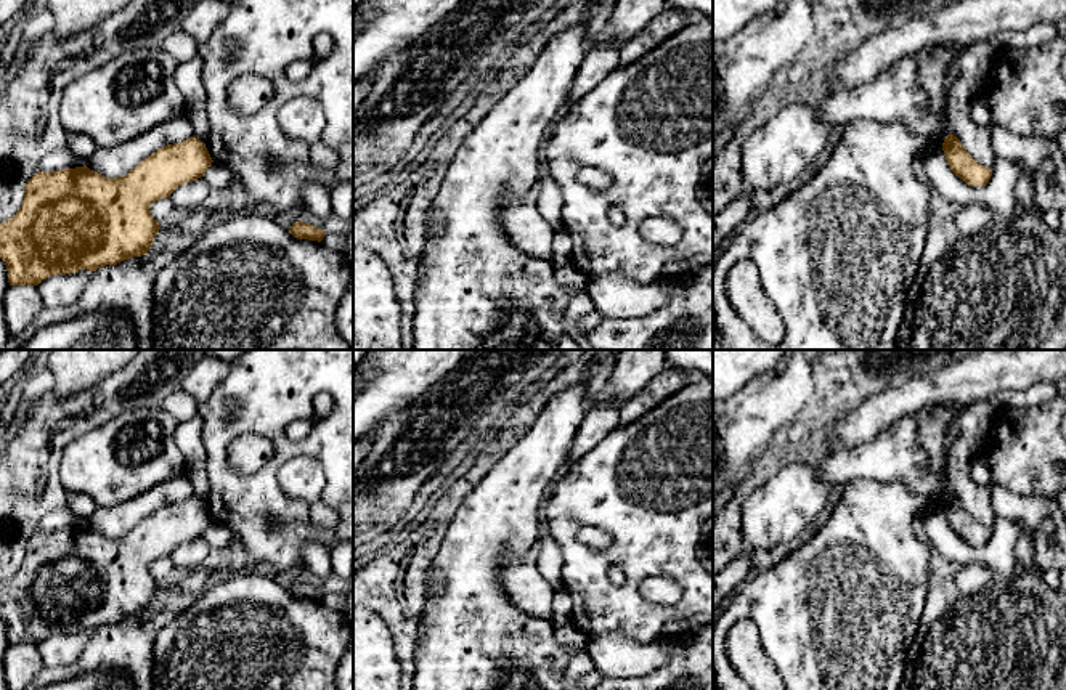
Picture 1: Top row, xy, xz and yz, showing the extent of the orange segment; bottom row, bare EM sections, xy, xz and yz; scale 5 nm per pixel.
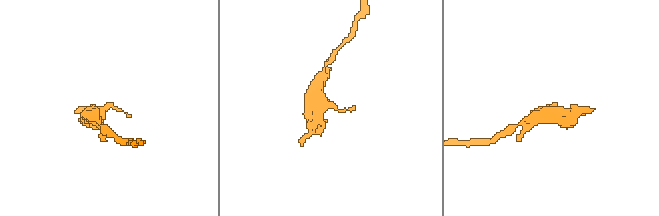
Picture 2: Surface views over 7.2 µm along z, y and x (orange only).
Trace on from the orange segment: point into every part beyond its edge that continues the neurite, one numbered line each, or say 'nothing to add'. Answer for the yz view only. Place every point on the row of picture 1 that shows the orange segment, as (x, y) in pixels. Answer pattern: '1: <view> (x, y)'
nothing to add

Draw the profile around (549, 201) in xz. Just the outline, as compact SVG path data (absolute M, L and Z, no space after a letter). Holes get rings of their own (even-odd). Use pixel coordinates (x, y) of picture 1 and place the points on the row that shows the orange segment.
M546 156L538 157L538 199L536 205L543 218L555 229L562 223L562 193L554 181Z

